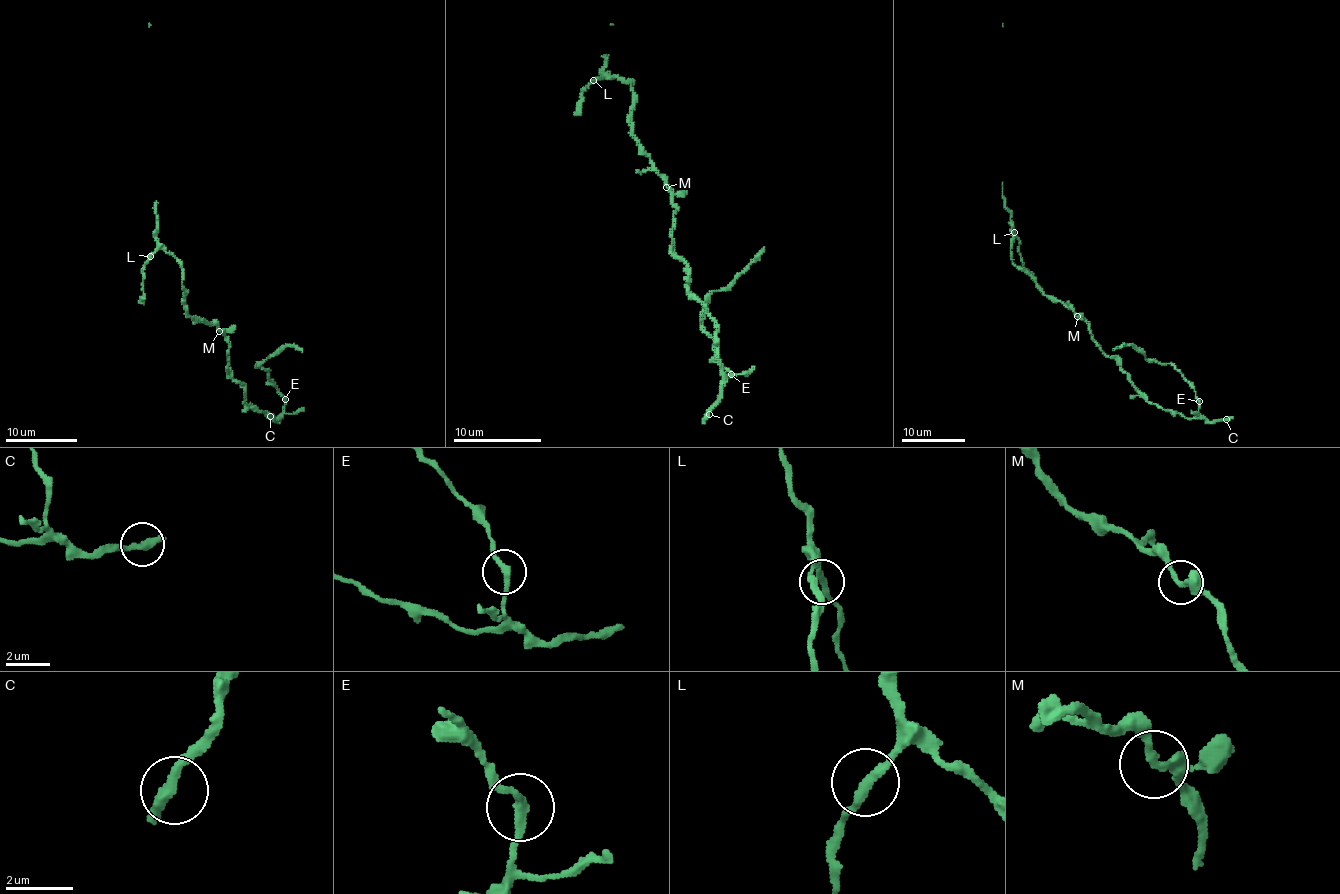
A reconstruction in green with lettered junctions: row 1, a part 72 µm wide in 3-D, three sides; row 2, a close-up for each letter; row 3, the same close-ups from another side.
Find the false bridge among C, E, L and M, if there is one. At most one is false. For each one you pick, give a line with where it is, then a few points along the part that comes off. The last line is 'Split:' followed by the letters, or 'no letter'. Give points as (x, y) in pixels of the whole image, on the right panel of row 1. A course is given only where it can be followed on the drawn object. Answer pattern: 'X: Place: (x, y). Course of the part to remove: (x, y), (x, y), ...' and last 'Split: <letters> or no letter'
E: Place: (1199, 401). Course of the part to remove: (1198, 402), (1192, 388), (1169, 364), (1150, 361), (1131, 345), (1116, 347), (1113, 350)
Split: E

